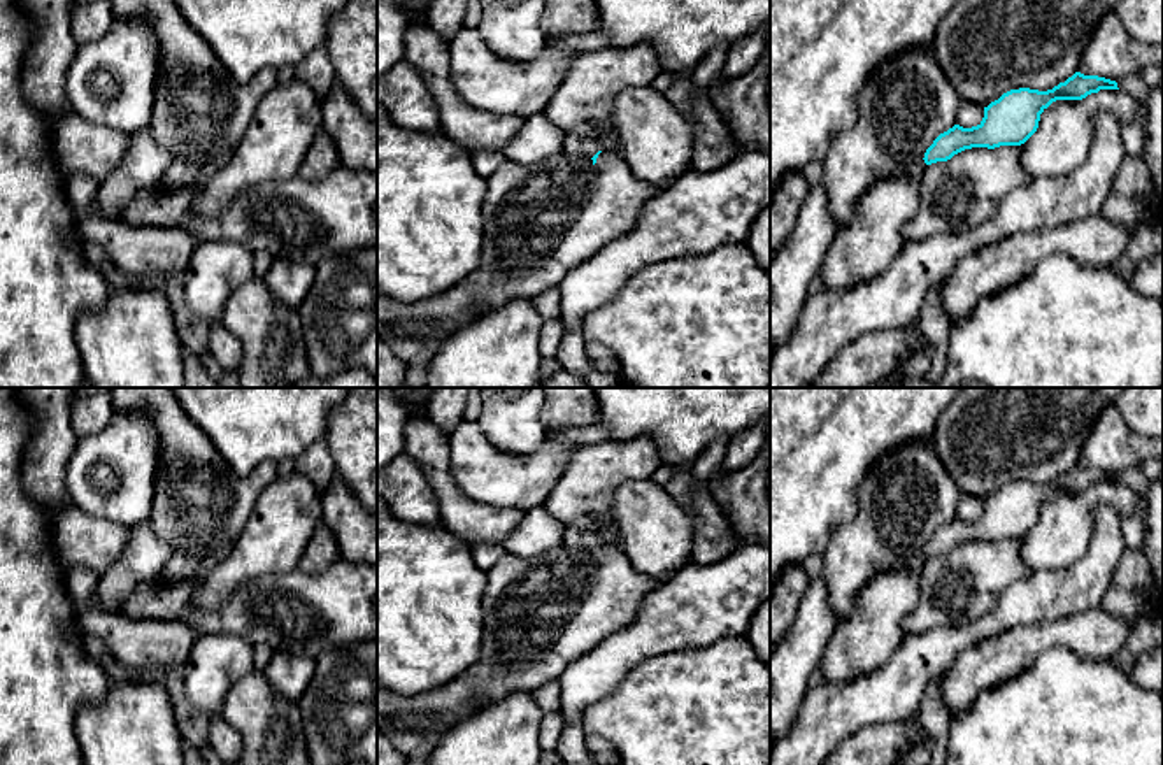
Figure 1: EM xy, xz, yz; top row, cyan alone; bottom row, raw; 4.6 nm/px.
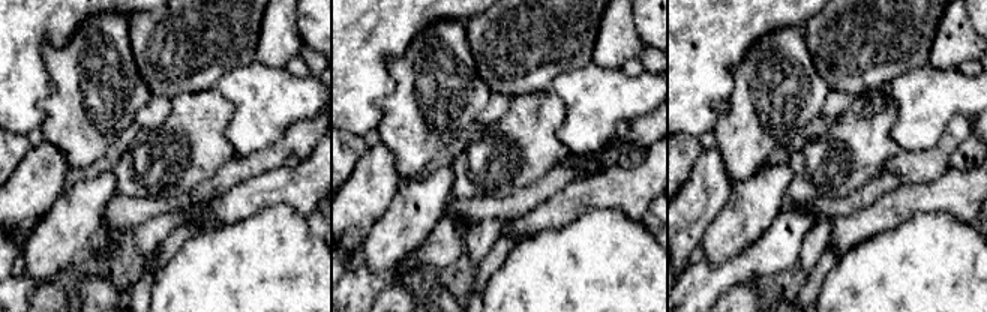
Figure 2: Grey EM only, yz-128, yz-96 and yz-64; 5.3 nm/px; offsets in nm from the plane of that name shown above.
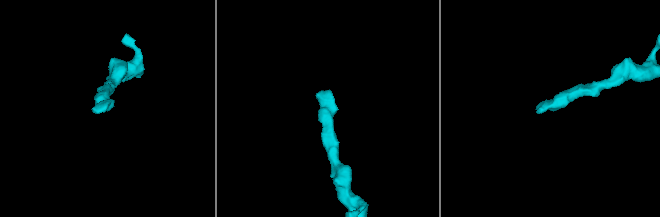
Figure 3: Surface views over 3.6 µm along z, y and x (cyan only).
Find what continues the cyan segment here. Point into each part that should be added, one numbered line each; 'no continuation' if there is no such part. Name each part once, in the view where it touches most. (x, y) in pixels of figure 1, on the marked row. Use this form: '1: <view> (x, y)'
1: xz (579, 148)

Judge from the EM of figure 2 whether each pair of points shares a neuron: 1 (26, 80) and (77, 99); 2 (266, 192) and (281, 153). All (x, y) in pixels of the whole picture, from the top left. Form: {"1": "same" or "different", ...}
{"1": "different", "2": "different"}

